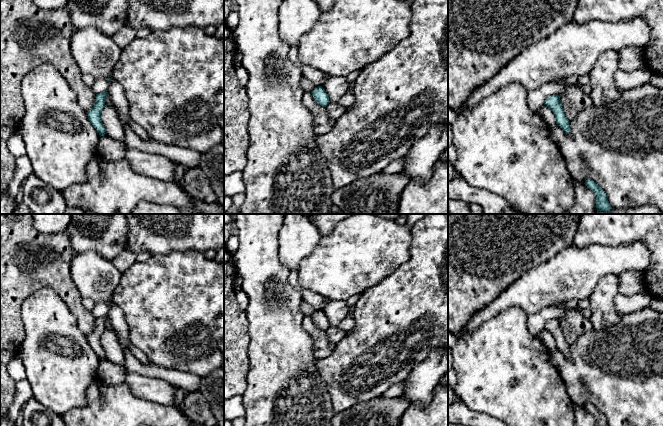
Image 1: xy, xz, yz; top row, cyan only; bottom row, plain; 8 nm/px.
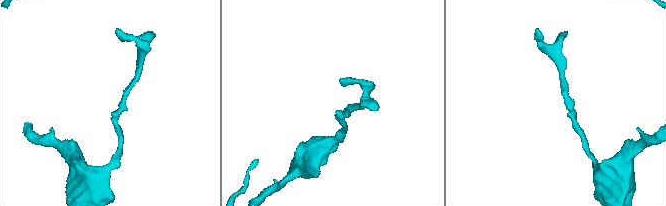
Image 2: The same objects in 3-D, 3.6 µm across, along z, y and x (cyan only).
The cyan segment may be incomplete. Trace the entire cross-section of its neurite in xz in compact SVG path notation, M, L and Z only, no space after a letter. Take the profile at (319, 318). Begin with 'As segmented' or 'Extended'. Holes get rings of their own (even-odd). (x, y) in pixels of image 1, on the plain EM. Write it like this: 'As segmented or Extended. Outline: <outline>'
As segmented. Outline: M322 310L316 311L312 316L312 320L323 331L326 331L330 327L329 320Z

